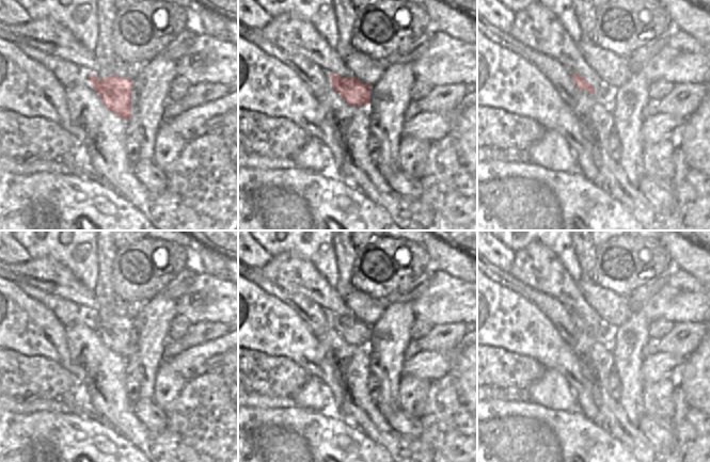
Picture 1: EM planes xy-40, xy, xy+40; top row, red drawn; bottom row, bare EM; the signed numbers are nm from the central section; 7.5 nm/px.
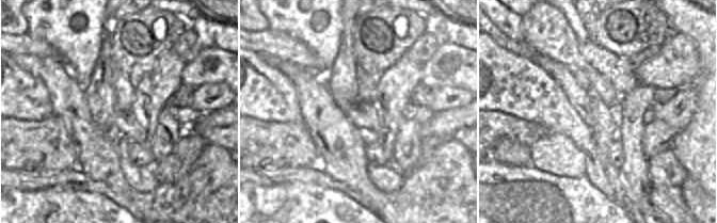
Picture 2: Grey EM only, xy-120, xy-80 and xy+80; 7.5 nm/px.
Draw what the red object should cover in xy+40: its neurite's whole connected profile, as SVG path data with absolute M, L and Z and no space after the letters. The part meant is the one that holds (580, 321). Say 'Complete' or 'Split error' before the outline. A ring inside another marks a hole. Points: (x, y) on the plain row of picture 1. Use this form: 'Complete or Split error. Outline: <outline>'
Complete. Outline: M572 313L572 316L578 328L580 328L581 330L587 329L589 332L595 333L595 329L593 324L589 323L584 317L582 317L581 315L577 313Z

